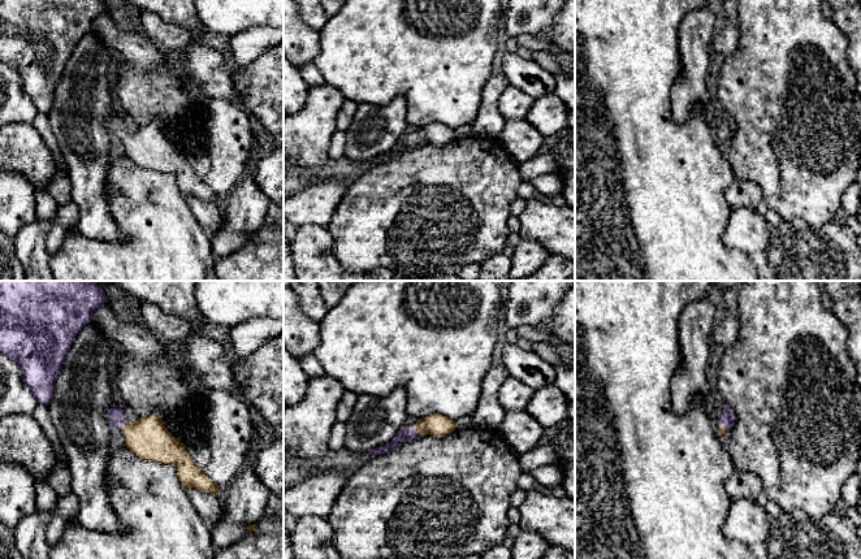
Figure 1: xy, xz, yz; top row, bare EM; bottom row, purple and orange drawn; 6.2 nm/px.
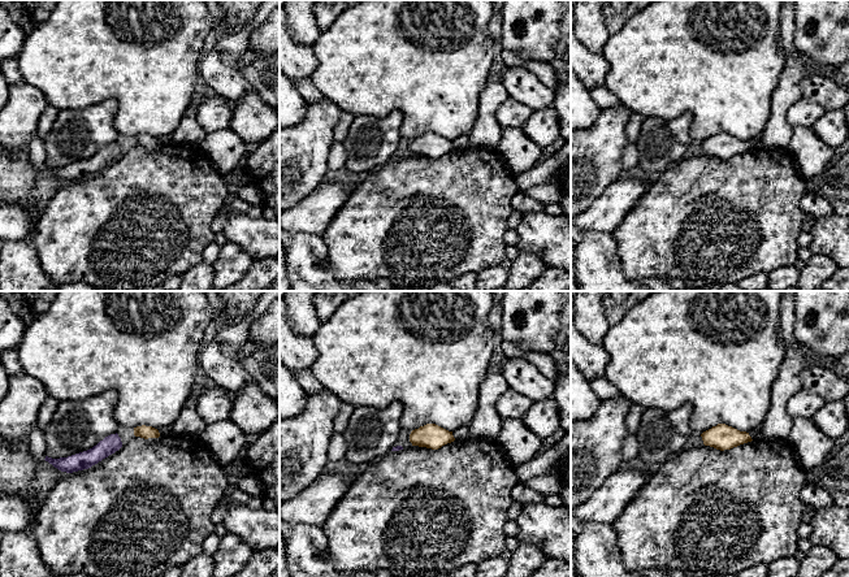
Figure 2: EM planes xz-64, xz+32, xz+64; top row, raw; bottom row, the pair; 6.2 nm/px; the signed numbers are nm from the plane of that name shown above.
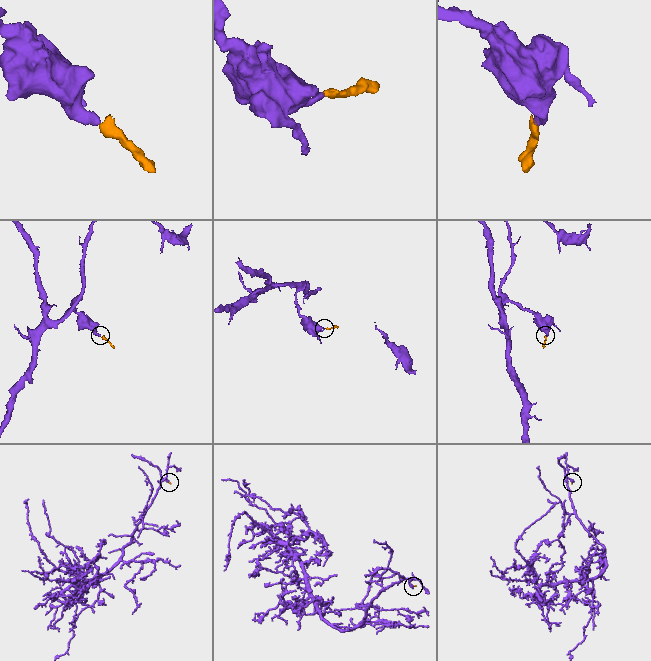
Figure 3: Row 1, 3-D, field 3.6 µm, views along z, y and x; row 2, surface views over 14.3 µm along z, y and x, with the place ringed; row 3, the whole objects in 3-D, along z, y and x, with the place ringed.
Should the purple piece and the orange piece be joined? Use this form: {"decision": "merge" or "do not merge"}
{"decision": "merge"}

